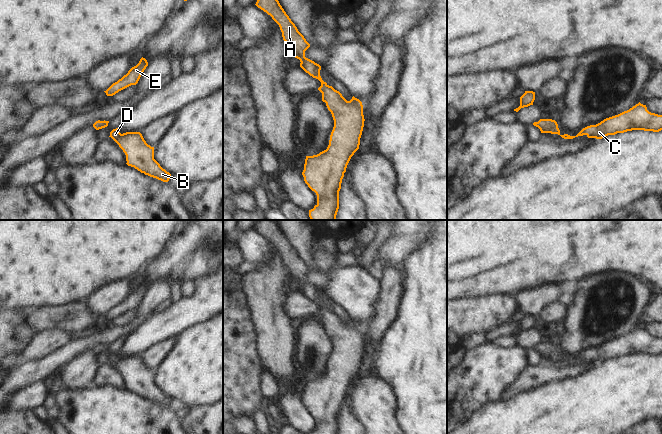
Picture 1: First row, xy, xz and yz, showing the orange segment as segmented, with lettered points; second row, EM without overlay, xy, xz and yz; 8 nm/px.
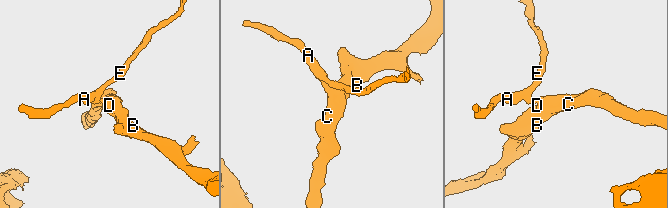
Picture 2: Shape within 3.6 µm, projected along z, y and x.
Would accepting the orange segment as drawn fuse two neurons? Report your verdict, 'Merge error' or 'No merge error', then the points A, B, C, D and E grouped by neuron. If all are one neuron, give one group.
No merge error. Groups: A B C D E.

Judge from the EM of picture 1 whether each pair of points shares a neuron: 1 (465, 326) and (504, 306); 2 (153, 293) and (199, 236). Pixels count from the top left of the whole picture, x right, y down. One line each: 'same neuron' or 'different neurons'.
1: same neuron
2: different neurons

